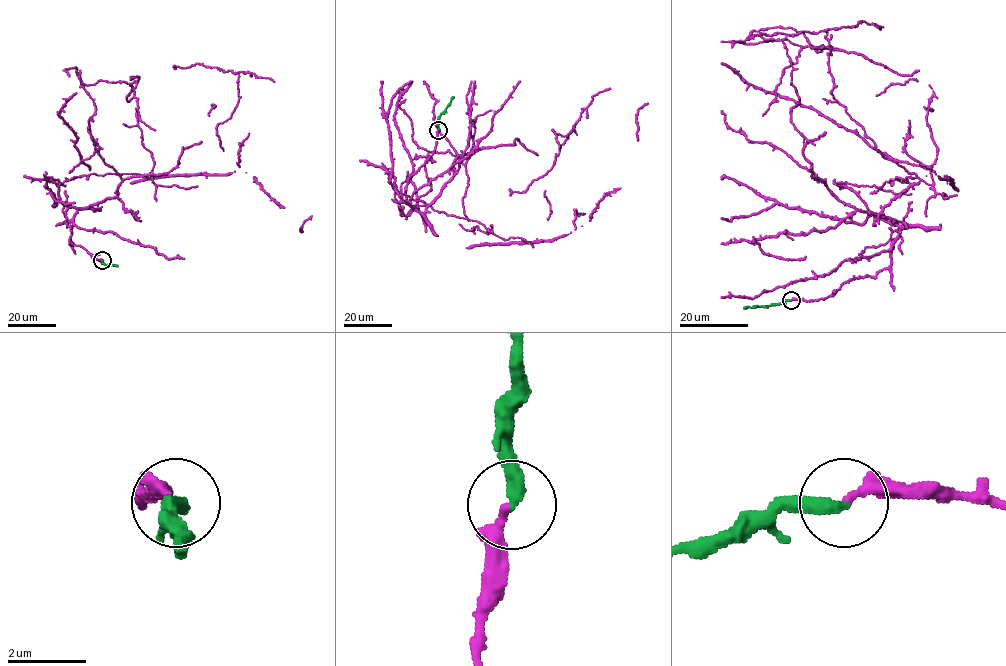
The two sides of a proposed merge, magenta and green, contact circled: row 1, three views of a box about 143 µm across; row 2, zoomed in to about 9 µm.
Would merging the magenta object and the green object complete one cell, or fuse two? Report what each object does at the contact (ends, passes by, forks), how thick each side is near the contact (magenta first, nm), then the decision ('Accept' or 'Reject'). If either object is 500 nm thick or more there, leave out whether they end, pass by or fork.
At the ring magenta ends. At the ring green ends. Thickness 240 nm (magenta) against 360 nm. Accept

